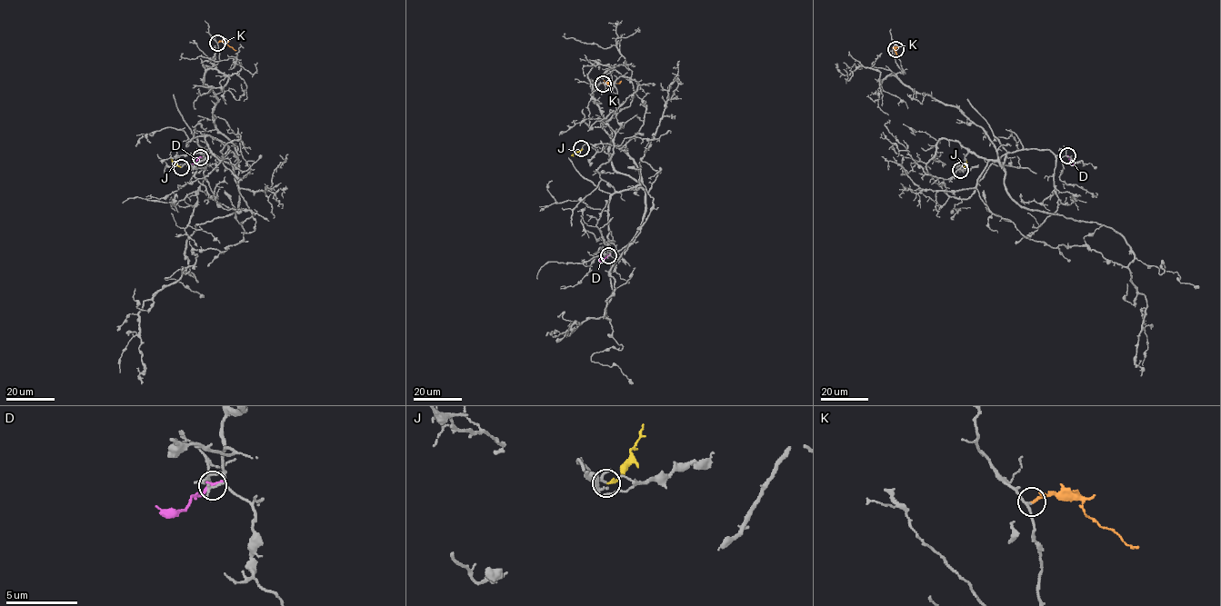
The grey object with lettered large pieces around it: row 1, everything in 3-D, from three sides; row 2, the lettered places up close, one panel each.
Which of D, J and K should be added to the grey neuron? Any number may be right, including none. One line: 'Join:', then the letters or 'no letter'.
Join: J

